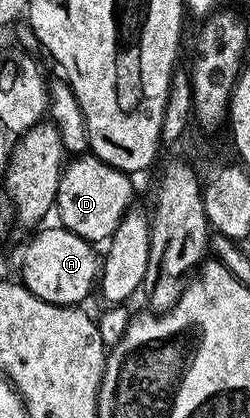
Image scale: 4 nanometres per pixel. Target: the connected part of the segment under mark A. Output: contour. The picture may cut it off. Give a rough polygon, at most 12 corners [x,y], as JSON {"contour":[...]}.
{"contour":[[59,224],[29,240],[19,277],[50,304],[98,286],[97,247]]}

